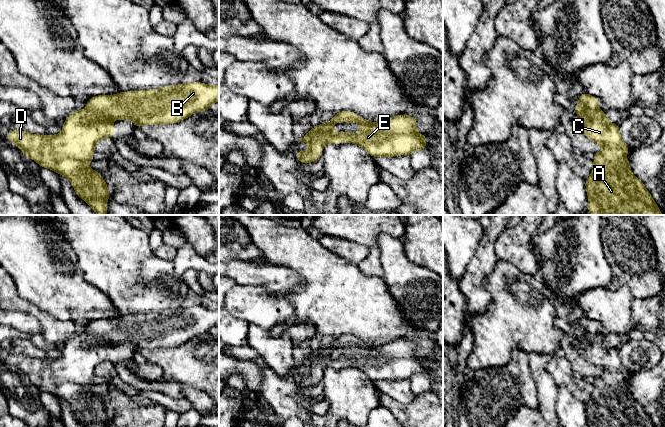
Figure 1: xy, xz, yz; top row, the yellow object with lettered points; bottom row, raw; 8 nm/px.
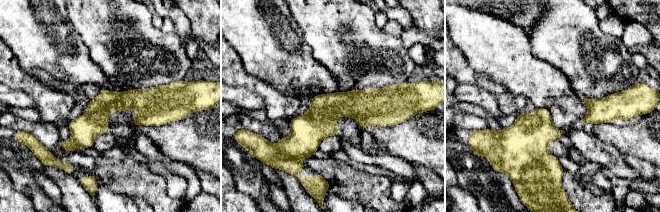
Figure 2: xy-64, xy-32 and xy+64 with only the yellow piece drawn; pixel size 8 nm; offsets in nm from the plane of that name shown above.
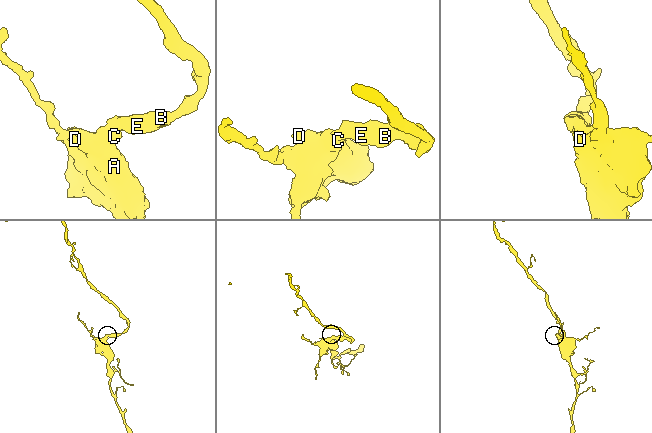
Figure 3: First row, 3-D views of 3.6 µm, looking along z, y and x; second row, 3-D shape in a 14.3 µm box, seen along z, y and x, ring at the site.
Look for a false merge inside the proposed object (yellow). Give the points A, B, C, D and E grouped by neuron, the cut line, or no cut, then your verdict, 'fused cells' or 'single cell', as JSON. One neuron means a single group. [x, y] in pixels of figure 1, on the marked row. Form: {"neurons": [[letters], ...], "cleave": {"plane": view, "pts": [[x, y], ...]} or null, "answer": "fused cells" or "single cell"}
{"neurons": [["A", "B", "C", "D", "E"]], "cleave": null, "answer": "single cell"}

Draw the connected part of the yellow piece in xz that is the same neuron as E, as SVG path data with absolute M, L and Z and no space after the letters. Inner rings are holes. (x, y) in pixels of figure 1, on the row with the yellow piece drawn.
M340 111L335 113L334 117L327 123L319 124L312 127L299 142L305 142L309 145L306 151L295 151L298 161L302 164L310 164L321 158L323 148L326 144L353 143L364 149L371 157L394 157L394 156L410 156L415 150L425 150L427 136L417 132L417 120L406 114L400 114L382 121L371 122L352 111ZM348 121L360 123L360 130L356 134L350 132L336 133L332 127L334 123L344 123Z

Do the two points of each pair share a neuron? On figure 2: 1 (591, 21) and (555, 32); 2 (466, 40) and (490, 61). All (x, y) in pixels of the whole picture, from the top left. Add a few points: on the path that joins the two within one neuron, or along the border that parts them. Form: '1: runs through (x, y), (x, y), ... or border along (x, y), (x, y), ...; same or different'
1: runs through (582, 24), (576, 29), (569, 29), (564, 32); same
2: runs through (472, 43), (484, 55); same

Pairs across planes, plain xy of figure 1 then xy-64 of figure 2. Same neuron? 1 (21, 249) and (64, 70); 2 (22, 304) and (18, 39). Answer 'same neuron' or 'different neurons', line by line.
1: same neuron
2: different neurons

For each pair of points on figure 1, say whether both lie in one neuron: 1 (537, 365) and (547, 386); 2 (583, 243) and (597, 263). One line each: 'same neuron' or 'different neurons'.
1: same neuron
2: same neuron

